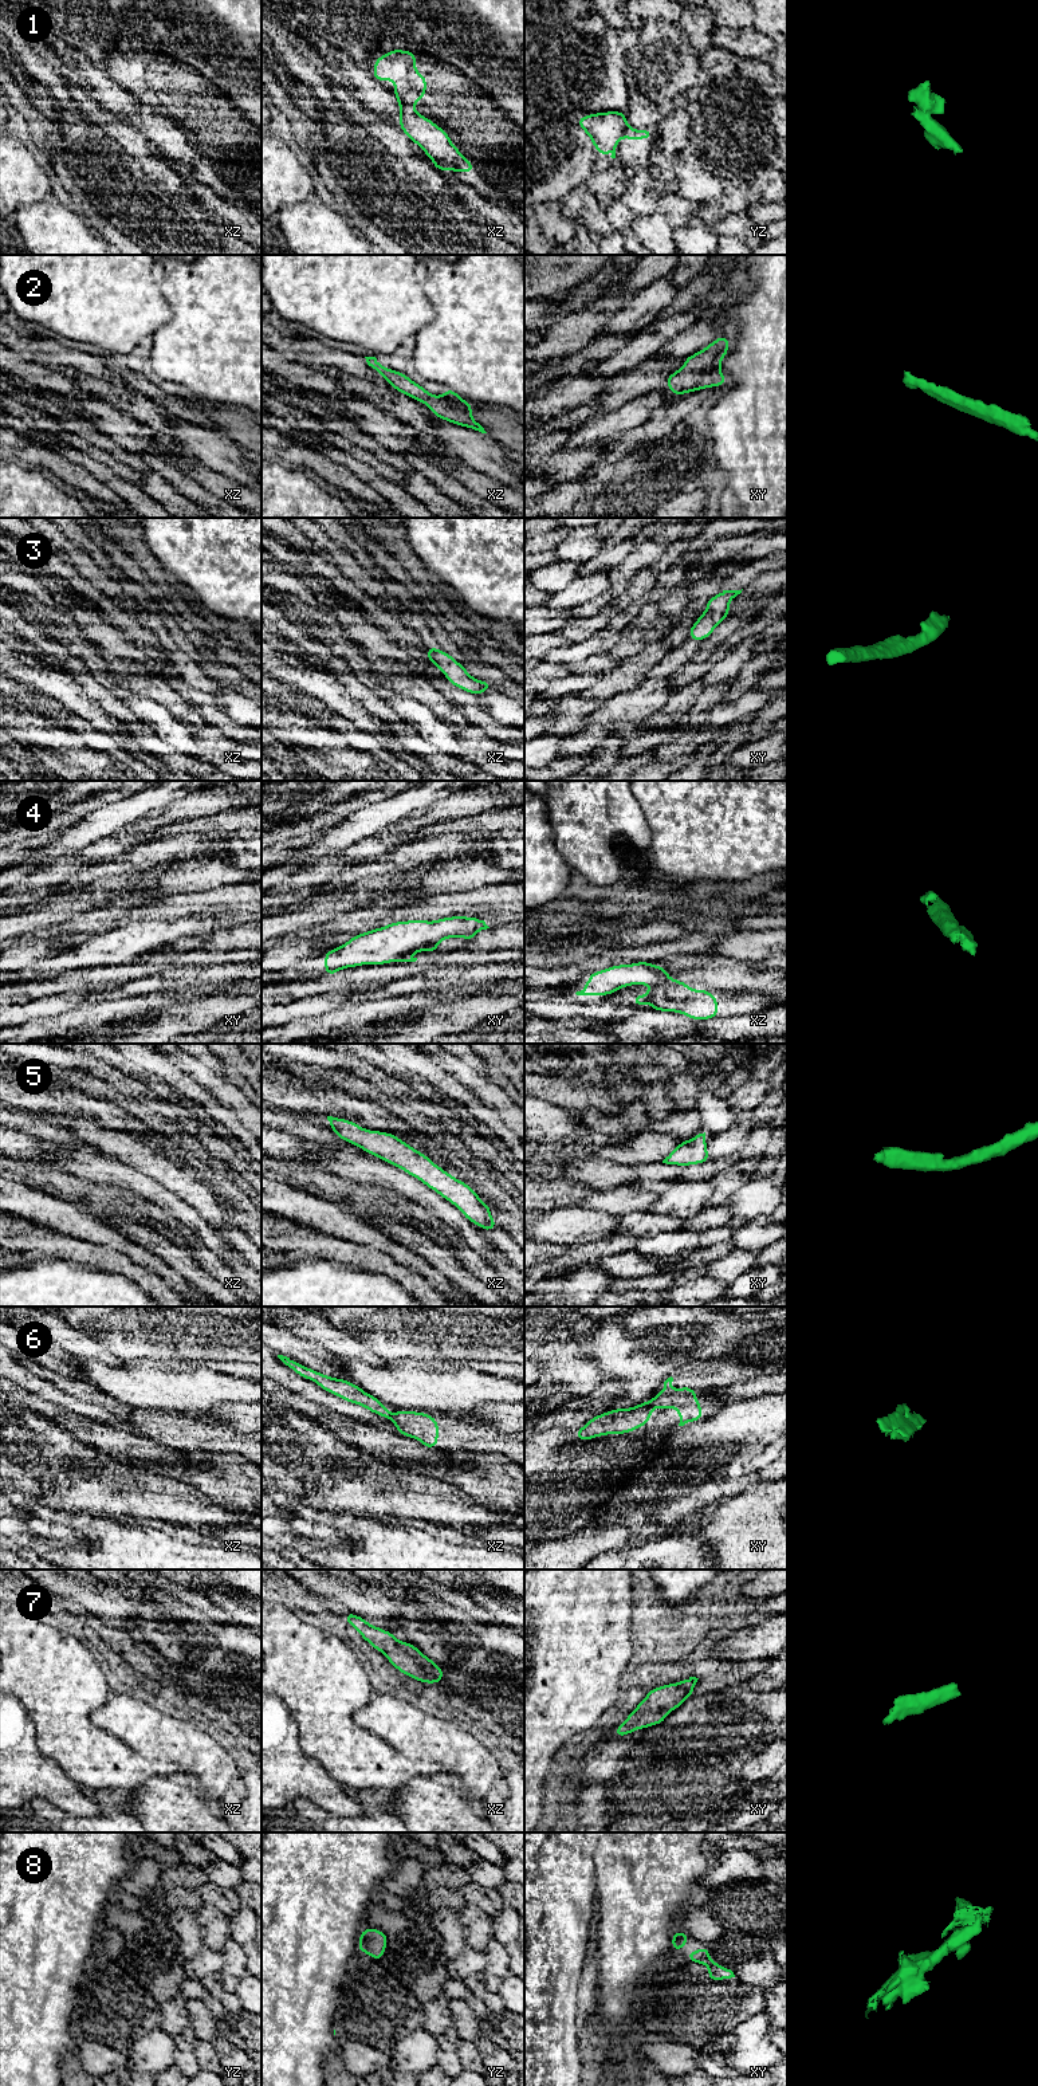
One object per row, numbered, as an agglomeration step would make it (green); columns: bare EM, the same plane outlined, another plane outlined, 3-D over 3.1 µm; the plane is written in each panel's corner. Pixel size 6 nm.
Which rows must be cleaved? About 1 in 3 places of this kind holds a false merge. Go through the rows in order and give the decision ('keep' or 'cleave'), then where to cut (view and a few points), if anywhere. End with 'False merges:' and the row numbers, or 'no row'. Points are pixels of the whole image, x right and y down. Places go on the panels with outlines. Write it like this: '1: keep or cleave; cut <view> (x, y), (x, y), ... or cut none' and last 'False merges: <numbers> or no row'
1: cleave; cut xz (394, 94), (402, 102), (412, 106)
2: keep; cut none
3: keep; cut none
4: cleave; cut xz (668, 977), (652, 985)
5: keep; cut none
6: keep; cut none
7: keep; cut none
8: keep; cut none
False merges: 1, 4

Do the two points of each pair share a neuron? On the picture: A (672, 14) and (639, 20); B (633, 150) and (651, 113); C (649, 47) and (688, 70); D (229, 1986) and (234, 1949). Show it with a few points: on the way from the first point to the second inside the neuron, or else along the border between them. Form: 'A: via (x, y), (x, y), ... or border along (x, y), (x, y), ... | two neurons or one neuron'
A: via (664, 14), (647, 14) | one neuron
B: border along (656, 125), (648, 128) | two neurons
C: via (659, 54), (671, 66), (679, 69) | one neuron
D: via (229, 1976), (234, 1969), (234, 1959) | one neuron

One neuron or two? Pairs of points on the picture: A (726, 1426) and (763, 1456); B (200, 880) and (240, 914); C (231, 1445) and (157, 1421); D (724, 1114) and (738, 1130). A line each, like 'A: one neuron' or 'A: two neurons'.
A: one neuron
B: two neurons
C: one neuron
D: two neurons

